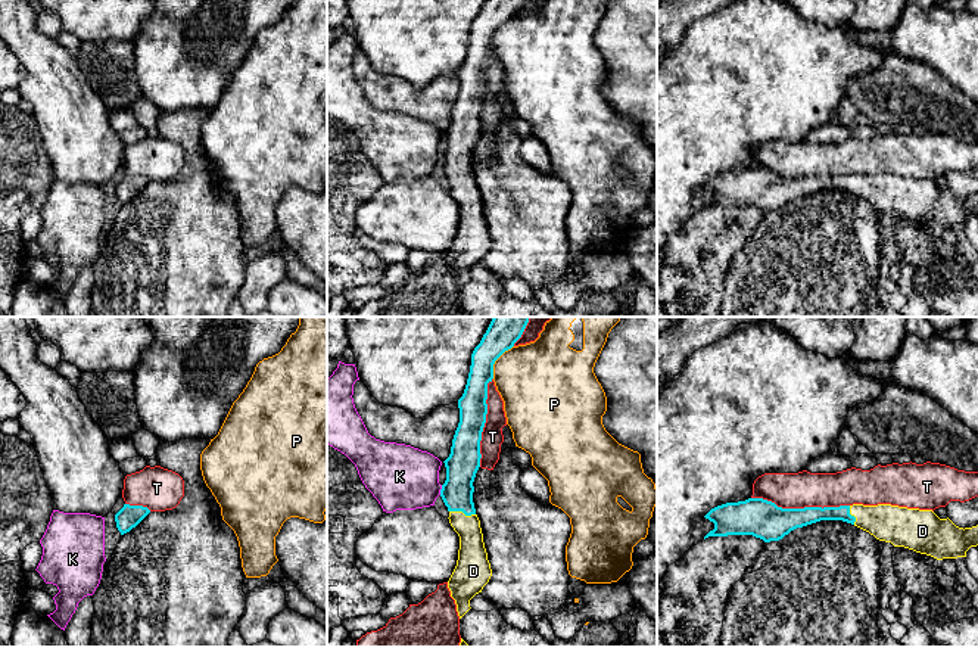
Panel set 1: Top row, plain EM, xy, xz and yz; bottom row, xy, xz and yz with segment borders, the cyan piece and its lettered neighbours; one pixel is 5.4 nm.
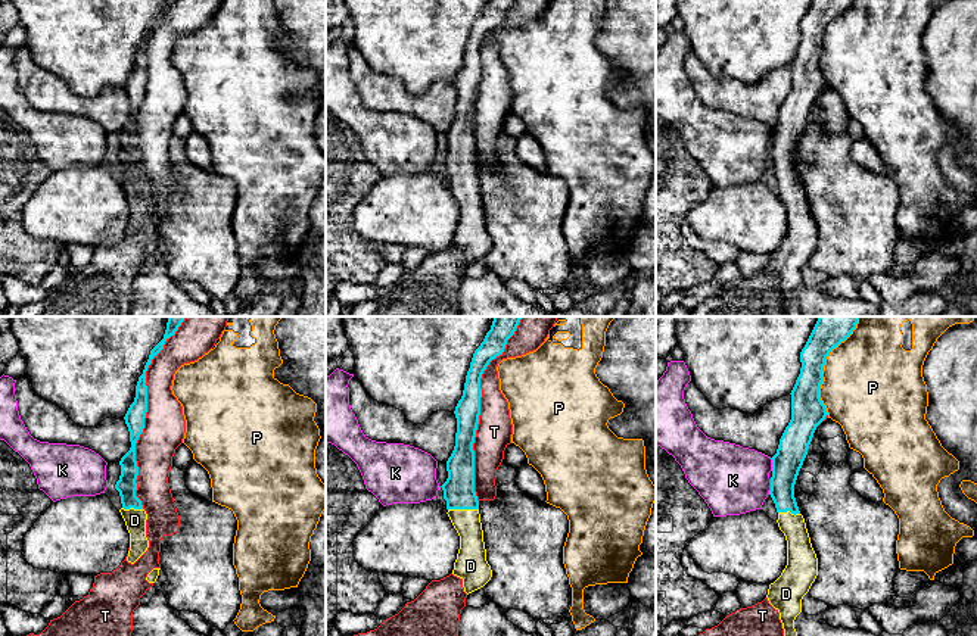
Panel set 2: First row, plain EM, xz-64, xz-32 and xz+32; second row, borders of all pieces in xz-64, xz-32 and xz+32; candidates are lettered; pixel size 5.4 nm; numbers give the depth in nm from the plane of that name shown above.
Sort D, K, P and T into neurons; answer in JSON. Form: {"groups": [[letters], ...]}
{"groups": [["D"], ["K"], ["P"], ["T"]]}

